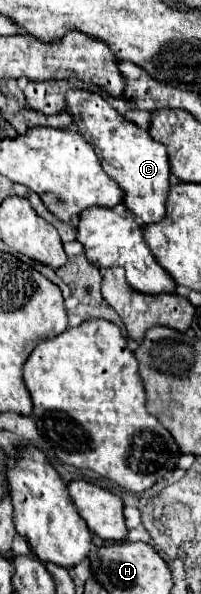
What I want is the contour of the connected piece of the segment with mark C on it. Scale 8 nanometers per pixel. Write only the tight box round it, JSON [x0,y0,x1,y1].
[68,89,170,223]

